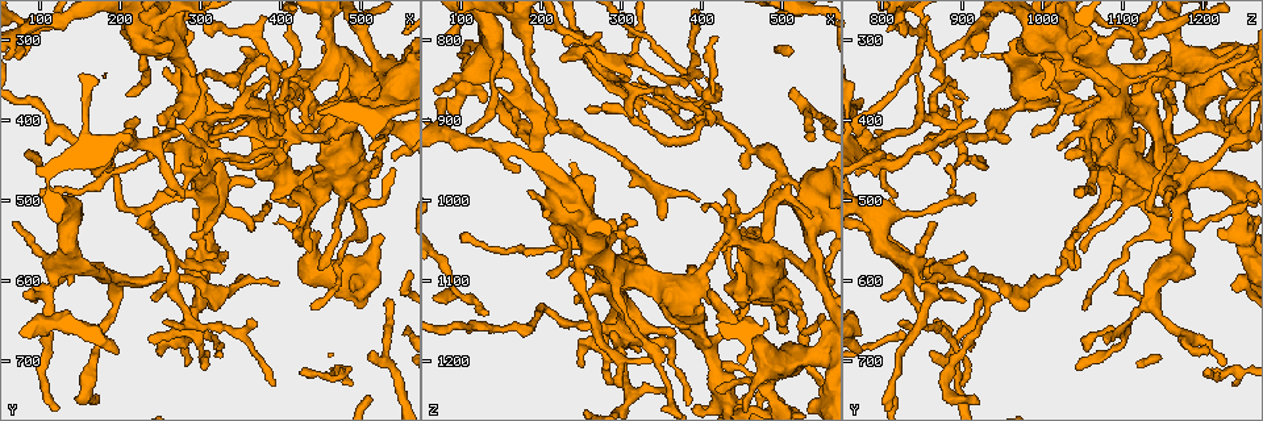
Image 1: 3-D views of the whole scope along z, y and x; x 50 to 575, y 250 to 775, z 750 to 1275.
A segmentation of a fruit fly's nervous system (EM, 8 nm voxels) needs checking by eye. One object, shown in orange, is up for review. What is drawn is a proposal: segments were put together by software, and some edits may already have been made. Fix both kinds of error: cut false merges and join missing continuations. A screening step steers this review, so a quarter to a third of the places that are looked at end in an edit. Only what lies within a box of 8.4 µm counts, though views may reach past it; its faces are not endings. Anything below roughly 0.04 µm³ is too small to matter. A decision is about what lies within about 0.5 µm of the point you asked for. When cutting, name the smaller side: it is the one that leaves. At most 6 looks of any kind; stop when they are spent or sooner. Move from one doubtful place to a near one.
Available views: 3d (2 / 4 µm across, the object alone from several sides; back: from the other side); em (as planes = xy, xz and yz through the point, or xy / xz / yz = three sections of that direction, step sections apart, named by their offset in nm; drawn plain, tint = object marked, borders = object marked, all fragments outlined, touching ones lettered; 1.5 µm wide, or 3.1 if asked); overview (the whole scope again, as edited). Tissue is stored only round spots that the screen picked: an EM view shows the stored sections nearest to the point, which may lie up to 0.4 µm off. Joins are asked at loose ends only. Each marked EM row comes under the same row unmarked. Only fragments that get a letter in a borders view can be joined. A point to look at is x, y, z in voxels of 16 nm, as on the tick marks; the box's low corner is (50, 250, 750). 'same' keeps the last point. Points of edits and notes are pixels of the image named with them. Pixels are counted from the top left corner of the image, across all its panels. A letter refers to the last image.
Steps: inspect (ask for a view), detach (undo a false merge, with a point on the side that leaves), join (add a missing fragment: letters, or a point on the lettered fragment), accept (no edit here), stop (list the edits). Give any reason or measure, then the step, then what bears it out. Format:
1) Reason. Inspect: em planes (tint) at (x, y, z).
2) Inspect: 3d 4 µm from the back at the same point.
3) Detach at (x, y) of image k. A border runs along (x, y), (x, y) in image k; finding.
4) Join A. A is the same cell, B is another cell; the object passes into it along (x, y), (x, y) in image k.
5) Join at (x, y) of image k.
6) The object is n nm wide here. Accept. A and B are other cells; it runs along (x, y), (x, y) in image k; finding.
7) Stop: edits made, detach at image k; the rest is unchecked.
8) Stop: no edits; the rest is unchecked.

A narrow waist. Inspect: 3d 4 µm at (510, 380, 975).

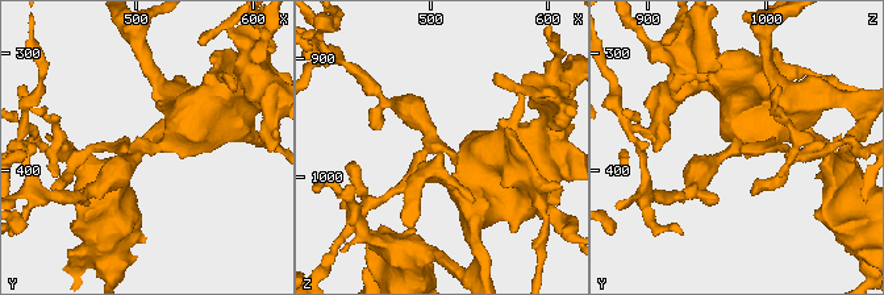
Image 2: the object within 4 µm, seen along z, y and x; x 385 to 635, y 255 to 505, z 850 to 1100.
Now the EM. Inspect: em planes (tint) at (516, 382, 976).

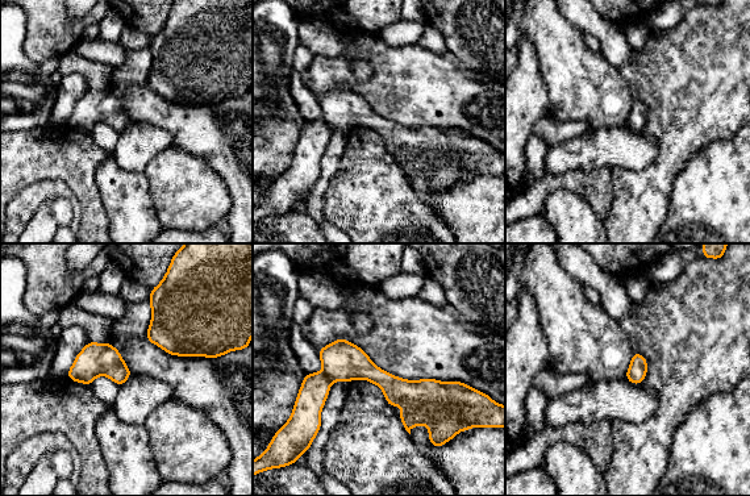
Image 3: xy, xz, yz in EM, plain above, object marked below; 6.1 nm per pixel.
Inspect: em planes (borders) at the same point.

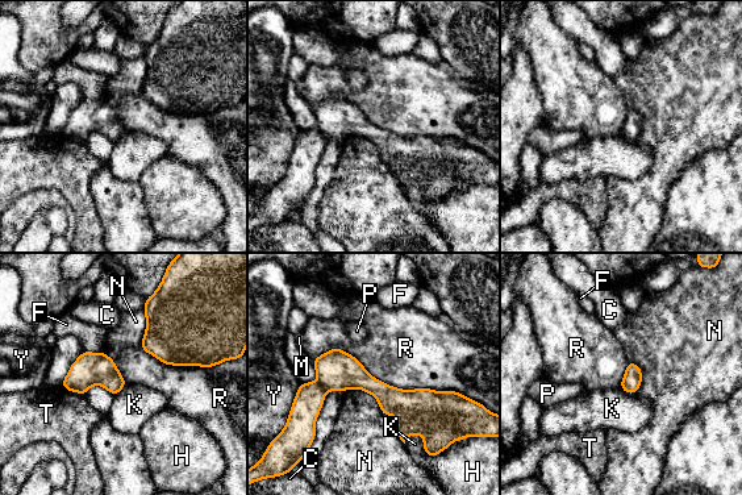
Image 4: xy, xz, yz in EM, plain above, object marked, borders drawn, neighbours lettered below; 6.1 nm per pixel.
The longest contact is with R, 950 nm. Detach at (337, 370) of image 4. C, F, H, K, M, N, P, R, T and Y are other cells; a second cell is stuck on.

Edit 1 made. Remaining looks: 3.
A fork. Inspect: 3d 4 µm at (270, 325, 1060).

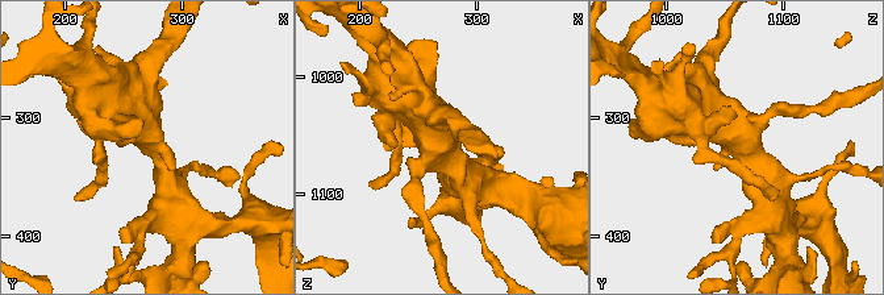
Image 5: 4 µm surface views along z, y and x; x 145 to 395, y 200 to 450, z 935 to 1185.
3 arms meet here; the arms are 180, 320, 650 nm wide. Inspect: em xz step 4 (borders) at (272, 322, 1060).

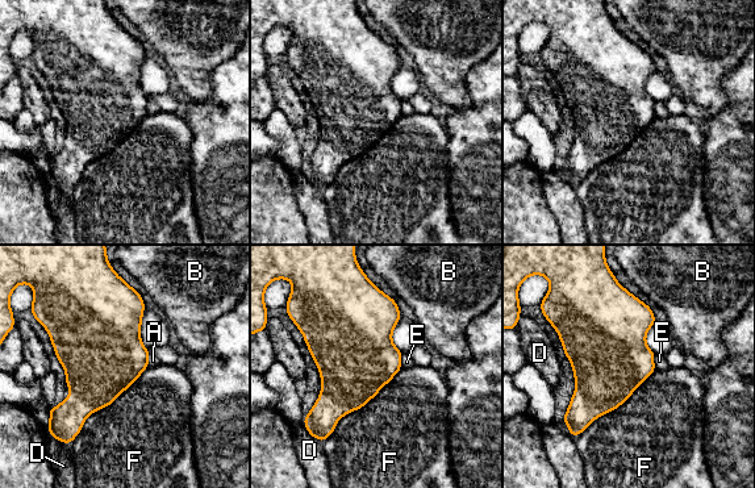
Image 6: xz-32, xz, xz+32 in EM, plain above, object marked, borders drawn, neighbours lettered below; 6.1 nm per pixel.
Another direction. Inspect: em planes (borders) at the same point.

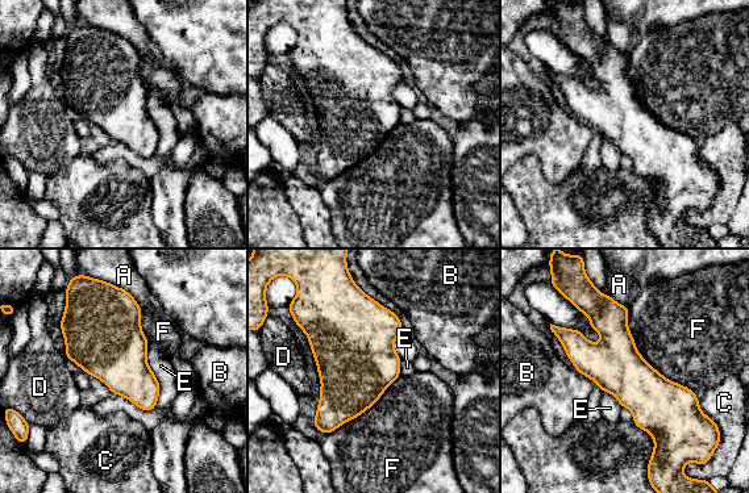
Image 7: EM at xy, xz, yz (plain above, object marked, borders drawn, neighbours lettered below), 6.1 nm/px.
The object is 320 nm wide here. Accept. A, B, C, D, E and F are other cells; all the same cell.

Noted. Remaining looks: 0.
Stop: edits made, detach at image 4; the rest is unchecked.

